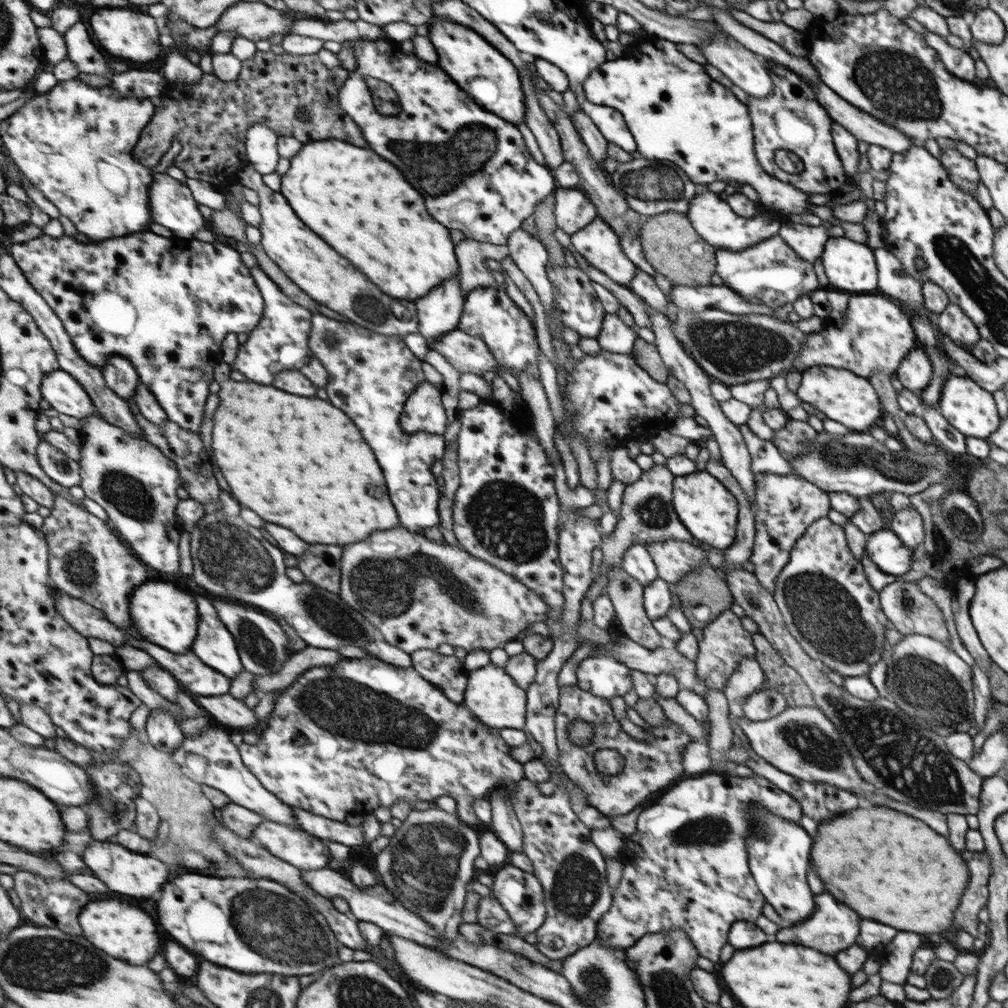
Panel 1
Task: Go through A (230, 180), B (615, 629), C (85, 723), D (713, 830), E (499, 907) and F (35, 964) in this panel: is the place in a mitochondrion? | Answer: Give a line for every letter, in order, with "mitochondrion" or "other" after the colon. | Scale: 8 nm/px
A: other
B: other
C: other
D: mitochondrion
E: other
F: mitochondrion

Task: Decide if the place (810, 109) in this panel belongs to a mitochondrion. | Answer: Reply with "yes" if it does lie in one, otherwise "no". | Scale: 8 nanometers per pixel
no

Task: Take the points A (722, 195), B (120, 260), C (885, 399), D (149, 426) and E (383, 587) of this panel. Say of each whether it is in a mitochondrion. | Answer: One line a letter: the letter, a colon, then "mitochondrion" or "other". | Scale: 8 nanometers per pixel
A: other
B: other
C: other
D: other
E: mitochondrion

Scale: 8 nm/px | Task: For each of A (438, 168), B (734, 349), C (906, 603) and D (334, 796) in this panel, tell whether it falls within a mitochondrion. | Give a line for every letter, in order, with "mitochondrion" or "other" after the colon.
A: mitochondrion
B: mitochondrion
C: mitochondrion
D: other

